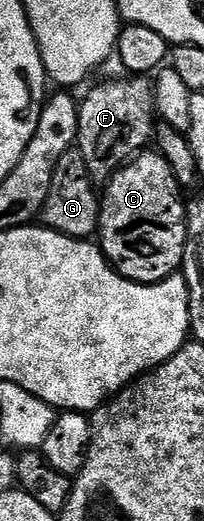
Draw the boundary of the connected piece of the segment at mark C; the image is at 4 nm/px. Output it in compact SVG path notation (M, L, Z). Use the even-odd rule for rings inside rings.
M143 152L137 158L130 159L121 170L110 175L105 183L106 194L101 195L98 211L97 241L106 256L106 261L118 271L122 277L133 282L153 284L163 282L179 273L186 247L186 215L187 203L182 203L183 187L179 186L168 160L164 160L161 152Z

